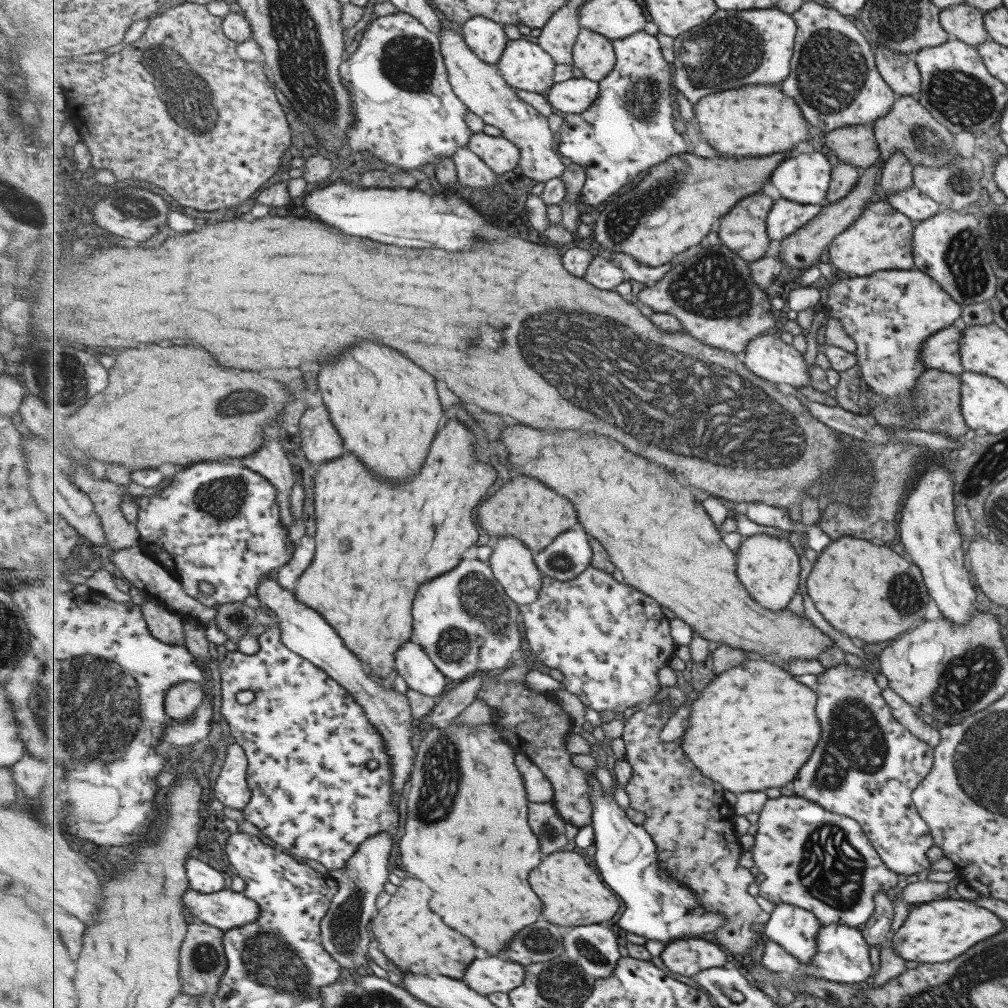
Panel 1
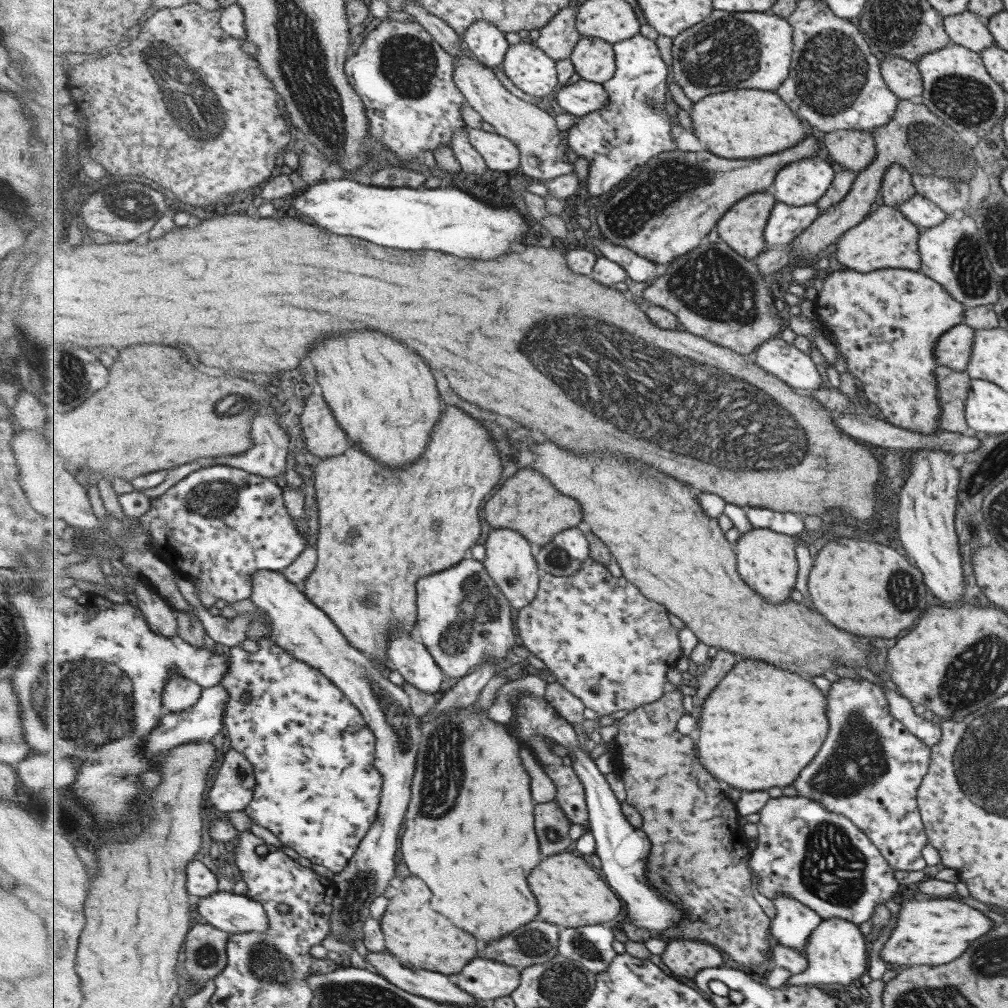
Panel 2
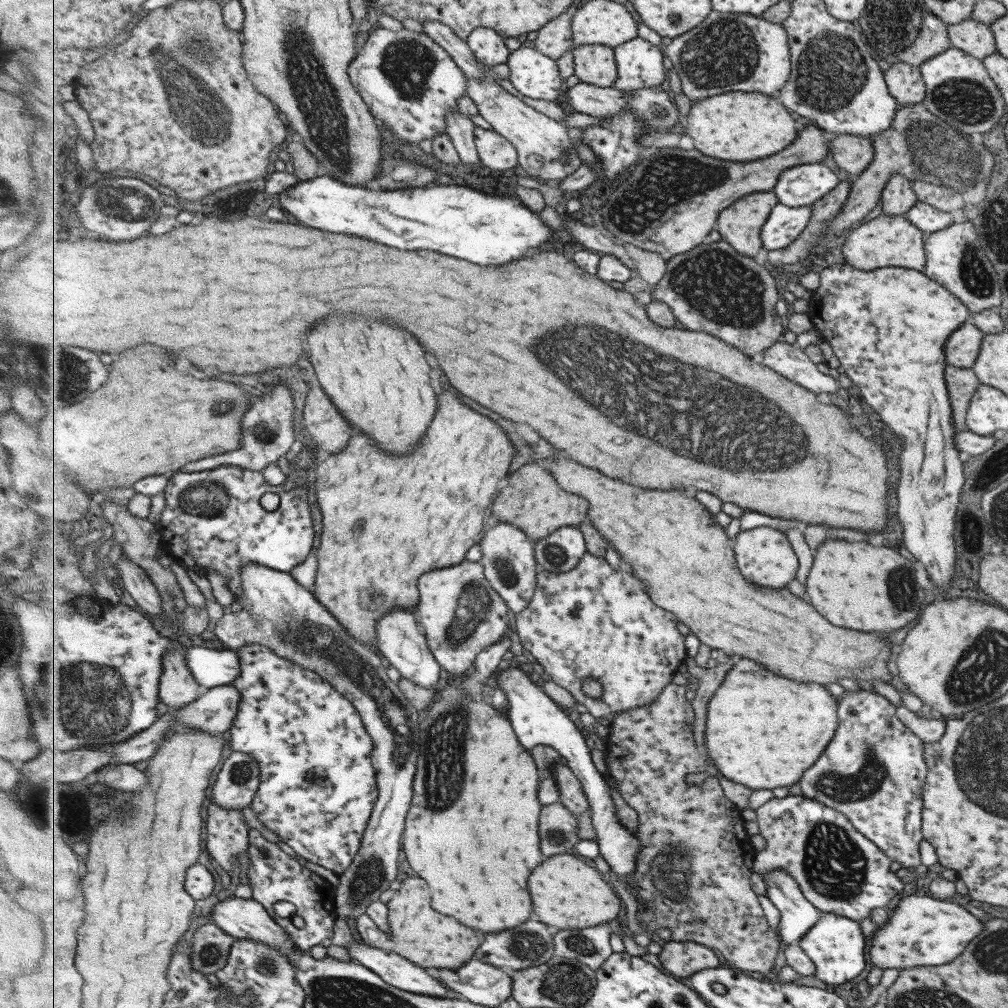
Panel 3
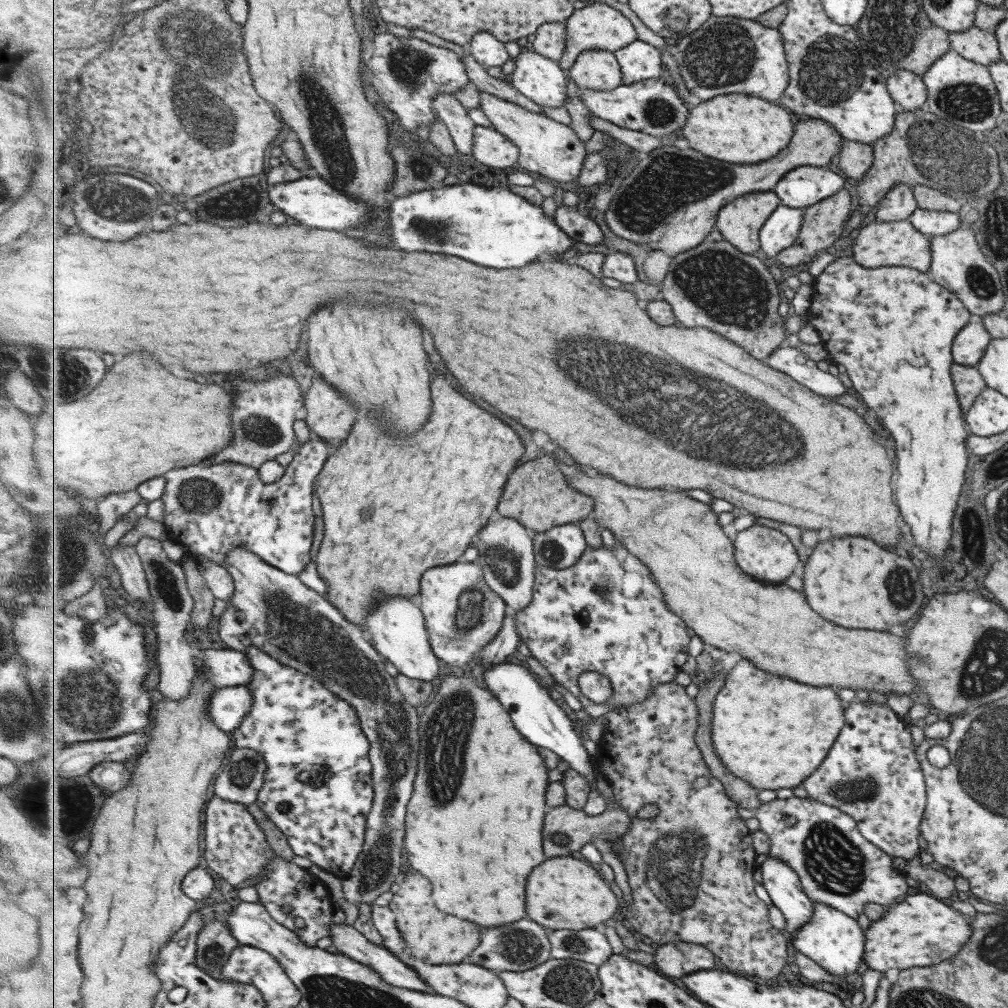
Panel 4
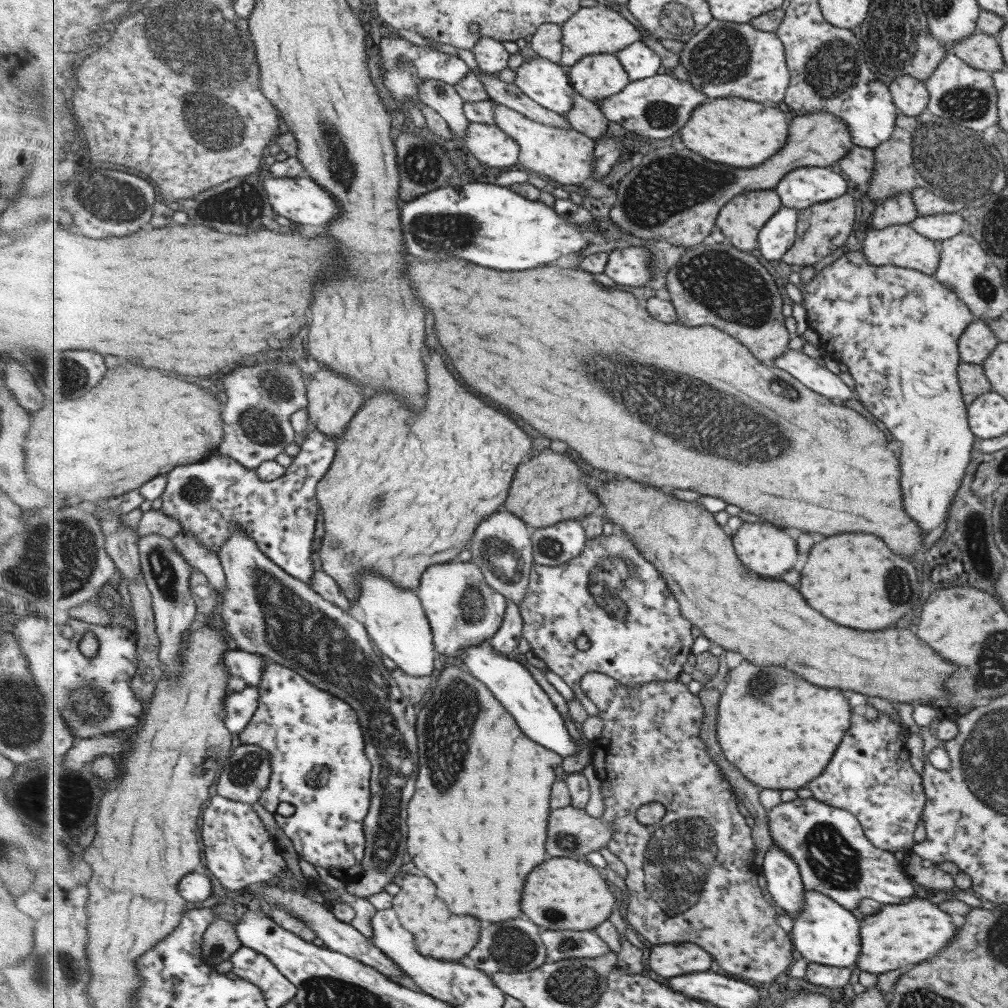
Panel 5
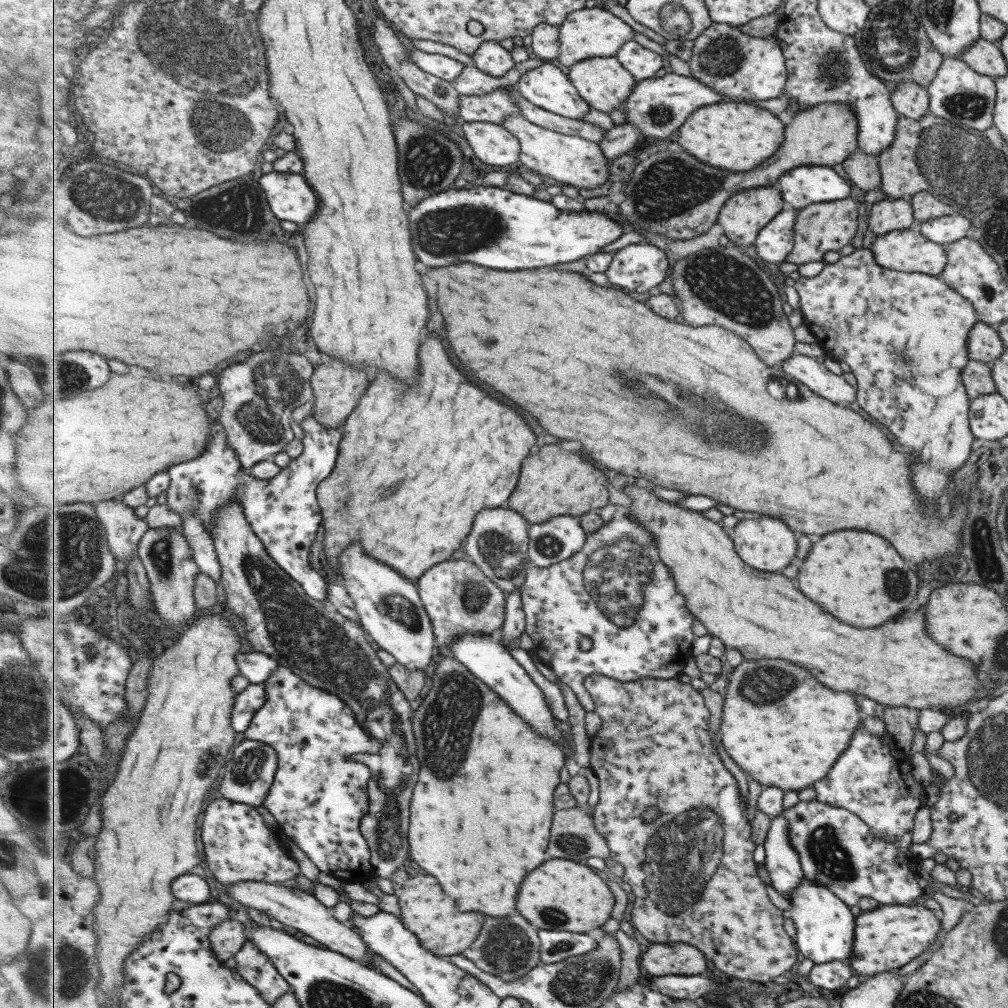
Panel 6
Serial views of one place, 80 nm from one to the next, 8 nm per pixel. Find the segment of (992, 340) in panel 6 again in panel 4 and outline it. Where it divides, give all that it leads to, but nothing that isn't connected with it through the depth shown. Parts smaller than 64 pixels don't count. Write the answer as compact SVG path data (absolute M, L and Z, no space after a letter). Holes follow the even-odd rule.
M979 318L973 319L959 330L951 343L952 362L975 367L991 339Z

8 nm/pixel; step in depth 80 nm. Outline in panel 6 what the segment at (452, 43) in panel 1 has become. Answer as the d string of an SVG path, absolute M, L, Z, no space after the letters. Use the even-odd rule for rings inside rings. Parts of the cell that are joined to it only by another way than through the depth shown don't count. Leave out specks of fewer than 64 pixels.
M512 114L504 120L503 125L522 144L520 162L539 175L550 177L565 185L585 189L599 189L611 176L611 166L607 156L603 154L602 147L590 139L583 139L578 135L560 134L559 131L549 130L527 120L523 115Z

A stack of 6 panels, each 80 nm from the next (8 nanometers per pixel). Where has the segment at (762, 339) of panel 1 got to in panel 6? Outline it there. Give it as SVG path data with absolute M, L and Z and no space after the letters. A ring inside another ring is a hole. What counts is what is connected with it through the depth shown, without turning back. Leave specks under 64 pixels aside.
M795 353L793 358L782 364L782 368L829 402L843 407L856 400L856 388L850 386L841 376L831 374L823 364L815 362L813 357Z

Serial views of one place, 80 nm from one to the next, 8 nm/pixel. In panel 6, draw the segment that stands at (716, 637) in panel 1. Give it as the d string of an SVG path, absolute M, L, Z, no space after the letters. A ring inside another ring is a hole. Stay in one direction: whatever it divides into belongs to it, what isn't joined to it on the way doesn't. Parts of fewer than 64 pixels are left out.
M637 486L625 488L625 494L632 500L633 506L629 514L654 534L658 542L660 557L669 567L677 581L678 589L687 597L691 614L699 622L703 622L709 630L709 635L719 638L726 649L737 649L745 660L759 658L782 658L815 674L823 686L831 686L831 690L847 692L856 697L867 697L884 706L909 707L916 710L922 708L959 708L969 704L971 698L989 698L993 691L977 684L975 666L963 658L951 656L943 646L935 644L925 634L925 618L923 606L919 614L903 612L899 618L885 622L877 628L853 628L849 624L839 622L821 606L811 602L797 588L797 580L790 579L781 573L757 571L747 564L734 546L734 539L725 533L721 522L713 522L697 510L689 510L679 506L677 502L668 502L657 498L653 491Z

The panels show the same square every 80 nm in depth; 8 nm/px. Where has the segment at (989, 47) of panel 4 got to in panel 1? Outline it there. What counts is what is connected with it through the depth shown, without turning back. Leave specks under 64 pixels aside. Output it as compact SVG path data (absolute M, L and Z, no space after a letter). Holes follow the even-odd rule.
M963 2L939 11L938 21L950 38L976 48L989 39L982 23L982 15L978 8Z

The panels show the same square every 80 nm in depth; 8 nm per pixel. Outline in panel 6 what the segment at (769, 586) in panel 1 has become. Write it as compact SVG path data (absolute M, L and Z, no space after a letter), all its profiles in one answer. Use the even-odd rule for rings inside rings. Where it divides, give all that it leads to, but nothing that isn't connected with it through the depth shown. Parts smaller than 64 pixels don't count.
M747 515L746 518L741 519L739 524L734 528L732 538L734 539L734 546L739 553L739 556L750 564L757 571L767 571L772 573L781 573L782 570L791 565L795 560L797 554L797 538L793 534L793 529L782 519L767 515Z

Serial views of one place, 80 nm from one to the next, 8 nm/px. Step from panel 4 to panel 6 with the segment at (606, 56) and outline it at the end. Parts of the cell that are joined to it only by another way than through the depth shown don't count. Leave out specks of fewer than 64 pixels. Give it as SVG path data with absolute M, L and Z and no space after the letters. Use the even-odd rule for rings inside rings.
M593 57L581 60L567 67L566 72L571 84L577 87L579 96L584 98L592 109L603 113L613 112L627 102L637 83L634 74L631 74L617 57Z

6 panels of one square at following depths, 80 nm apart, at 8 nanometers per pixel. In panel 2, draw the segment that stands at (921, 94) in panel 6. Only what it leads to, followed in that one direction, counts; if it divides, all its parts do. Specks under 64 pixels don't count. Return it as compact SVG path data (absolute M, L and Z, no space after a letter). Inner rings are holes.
M898 56L878 57L886 87L898 100L918 101L922 93L922 80L915 62Z

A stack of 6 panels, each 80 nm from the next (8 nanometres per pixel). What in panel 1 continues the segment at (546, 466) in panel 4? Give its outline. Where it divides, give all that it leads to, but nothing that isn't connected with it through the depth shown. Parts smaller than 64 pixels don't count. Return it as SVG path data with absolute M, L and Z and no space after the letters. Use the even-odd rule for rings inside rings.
M519 476L507 482L495 496L491 496L479 507L479 522L484 530L489 530L490 540L495 536L515 535L534 553L545 550L560 534L575 528L579 522L577 510L571 500L553 492L537 478Z

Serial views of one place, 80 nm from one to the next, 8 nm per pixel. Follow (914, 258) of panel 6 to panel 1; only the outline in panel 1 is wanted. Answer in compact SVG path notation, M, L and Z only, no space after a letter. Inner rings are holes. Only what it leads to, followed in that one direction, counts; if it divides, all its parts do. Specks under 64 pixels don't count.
M886 201L865 205L861 214L839 233L828 250L829 262L838 273L847 277L870 276L878 270L909 270L914 268L911 237L913 223L894 210Z

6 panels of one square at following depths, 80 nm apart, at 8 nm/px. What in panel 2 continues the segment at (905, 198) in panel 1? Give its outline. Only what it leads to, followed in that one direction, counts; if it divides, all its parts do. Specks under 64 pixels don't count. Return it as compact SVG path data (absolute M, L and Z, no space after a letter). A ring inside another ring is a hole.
M911 194L911 198L897 205L899 212L918 228L931 228L937 226L944 218L946 213L941 211L935 204L919 194Z

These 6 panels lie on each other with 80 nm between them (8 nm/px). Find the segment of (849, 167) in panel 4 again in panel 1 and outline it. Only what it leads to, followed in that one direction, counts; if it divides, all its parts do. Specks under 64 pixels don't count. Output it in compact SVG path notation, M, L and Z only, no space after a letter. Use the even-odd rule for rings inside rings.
M851 124L825 133L825 146L837 160L865 170L881 160L872 124Z

